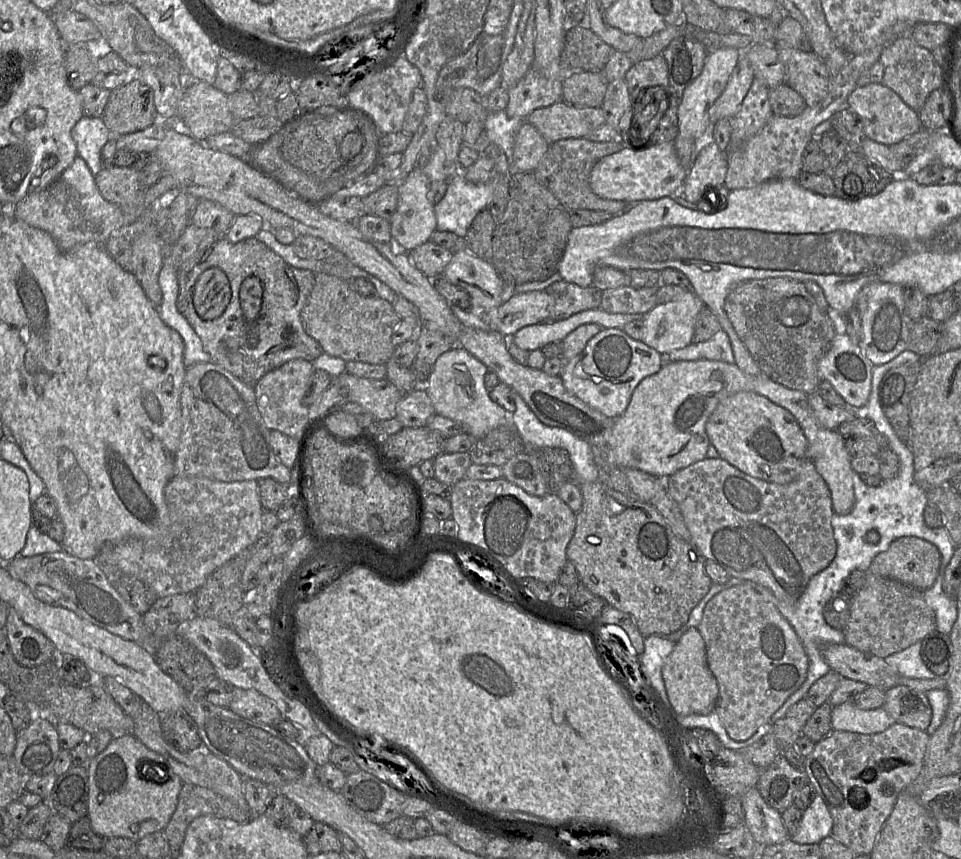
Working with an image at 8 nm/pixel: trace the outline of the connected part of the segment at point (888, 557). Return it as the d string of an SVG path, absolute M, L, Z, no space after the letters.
M901 537L873 559L868 571L925 591L935 583L940 566L941 553L934 544L918 537Z

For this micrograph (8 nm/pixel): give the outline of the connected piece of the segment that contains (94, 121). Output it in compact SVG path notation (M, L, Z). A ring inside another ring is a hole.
M83 116L72 128L71 135L76 143L77 155L87 164L95 177L102 169L101 151L113 137L102 117Z

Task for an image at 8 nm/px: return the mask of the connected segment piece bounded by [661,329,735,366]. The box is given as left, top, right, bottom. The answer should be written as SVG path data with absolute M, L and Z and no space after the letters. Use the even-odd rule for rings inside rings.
M721 329L709 340L691 344L661 354L662 366L668 362L694 361L700 359L735 363L734 353L726 332Z

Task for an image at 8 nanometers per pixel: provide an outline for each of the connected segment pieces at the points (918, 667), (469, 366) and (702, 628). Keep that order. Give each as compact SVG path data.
M918 641L910 647L887 656L884 660L902 677L933 679L938 677L925 665L921 657L921 644Z
M455 345L438 357L433 370L424 384L435 414L454 420L462 425L464 433L481 439L499 425L507 422L510 415L489 397L484 385L488 368L463 347Z
M746 585L732 586L719 592L712 599L710 599L704 608L701 622L697 628L705 642L708 666L715 676L719 687L718 699L714 710L718 713L719 719L730 738L735 741L747 740L753 736L762 724L770 721L772 715L784 704L790 695L800 688L806 680L809 659L805 649L793 627L783 617L778 609L772 603L768 602L761 594Z

